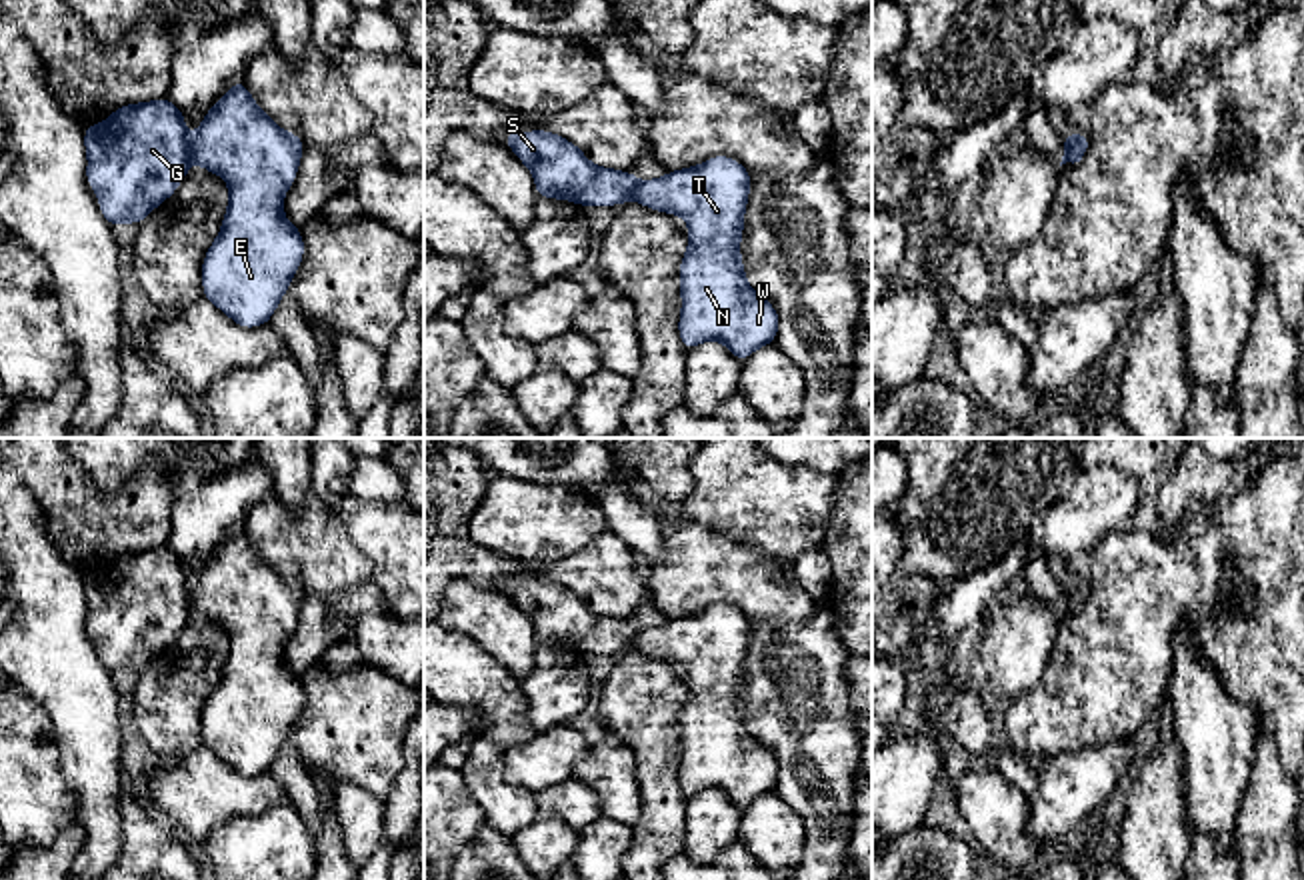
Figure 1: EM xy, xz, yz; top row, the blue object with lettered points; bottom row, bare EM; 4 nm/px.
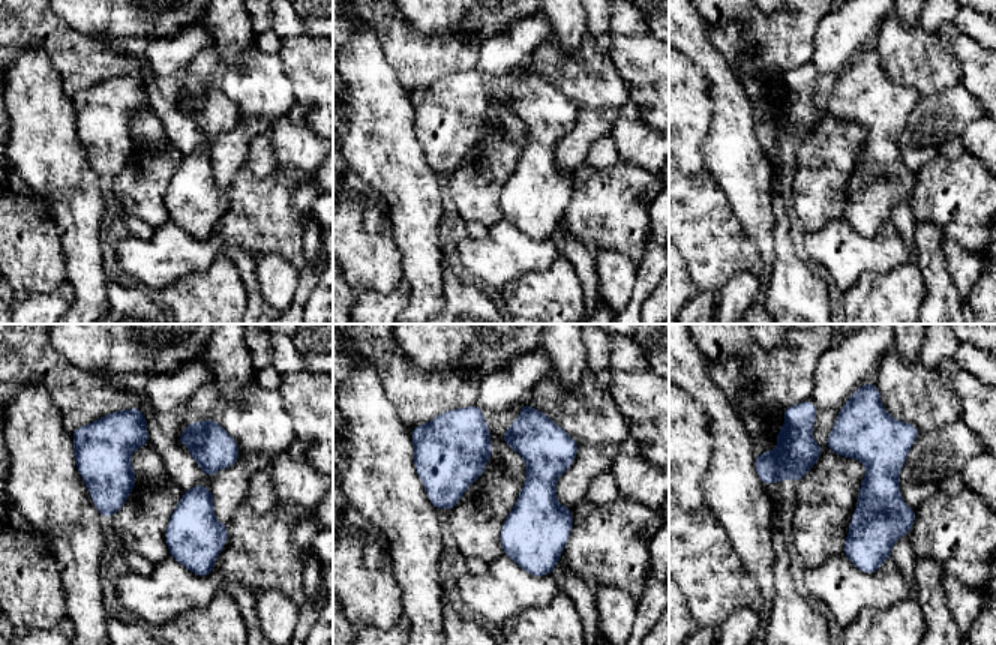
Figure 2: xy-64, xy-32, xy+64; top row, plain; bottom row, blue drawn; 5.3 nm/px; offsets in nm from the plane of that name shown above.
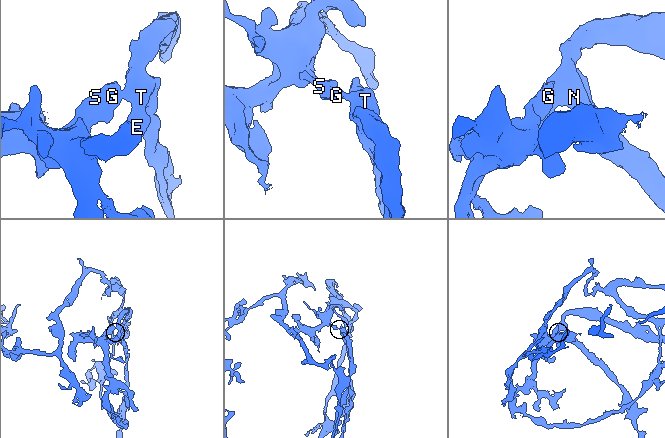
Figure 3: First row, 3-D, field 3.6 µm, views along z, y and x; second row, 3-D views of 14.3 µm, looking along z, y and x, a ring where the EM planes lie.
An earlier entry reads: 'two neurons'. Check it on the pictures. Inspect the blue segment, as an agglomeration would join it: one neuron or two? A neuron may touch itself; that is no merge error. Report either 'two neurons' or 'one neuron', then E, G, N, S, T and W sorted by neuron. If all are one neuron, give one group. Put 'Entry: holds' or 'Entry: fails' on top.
Entry: holds
two neurons; E N T W / G S

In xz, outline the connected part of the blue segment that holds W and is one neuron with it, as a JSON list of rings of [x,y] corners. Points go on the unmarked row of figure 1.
[[[730,604],[640,628],[632,648],[682,664],[688,696],[678,716],[682,758],[678,784],[686,798],[722,790],[738,808],[774,792],[776,756],[746,728],[740,690],[752,622]]]

